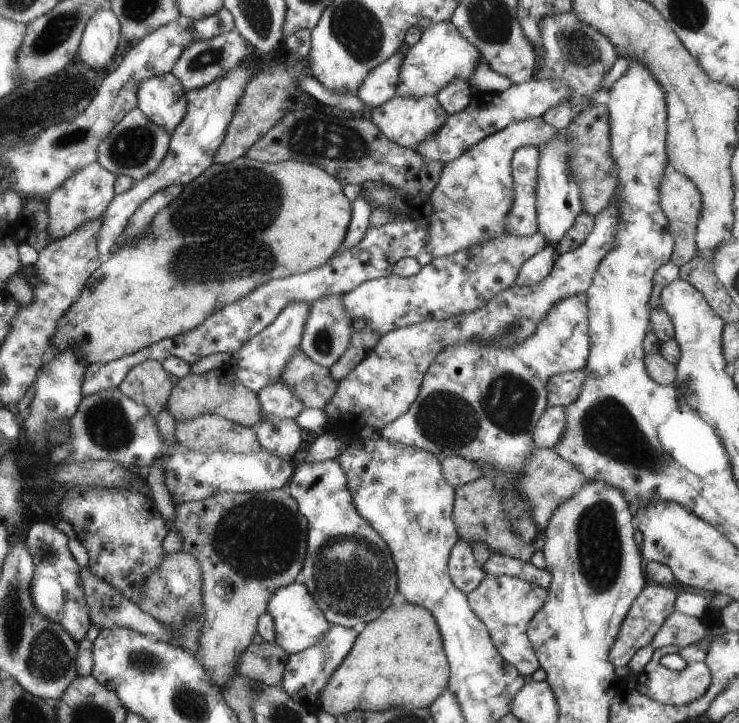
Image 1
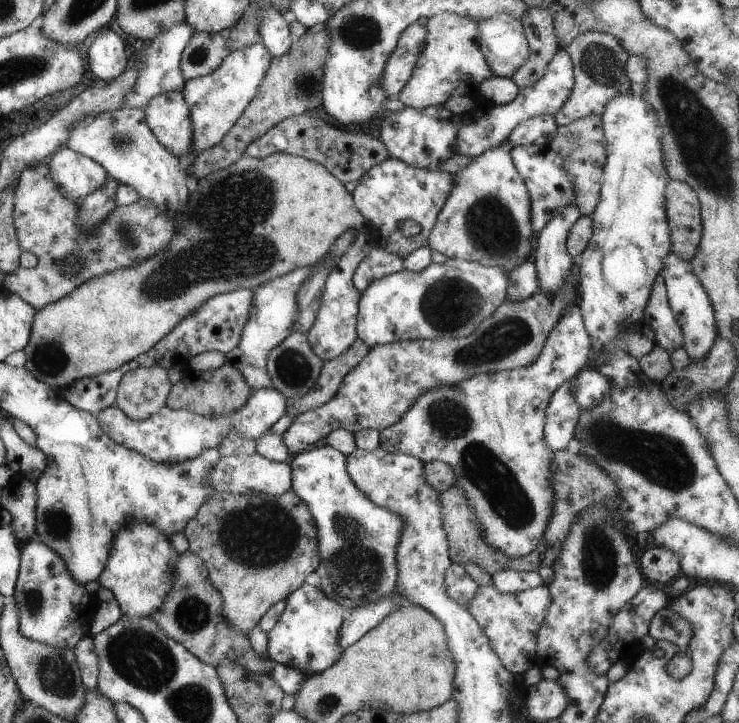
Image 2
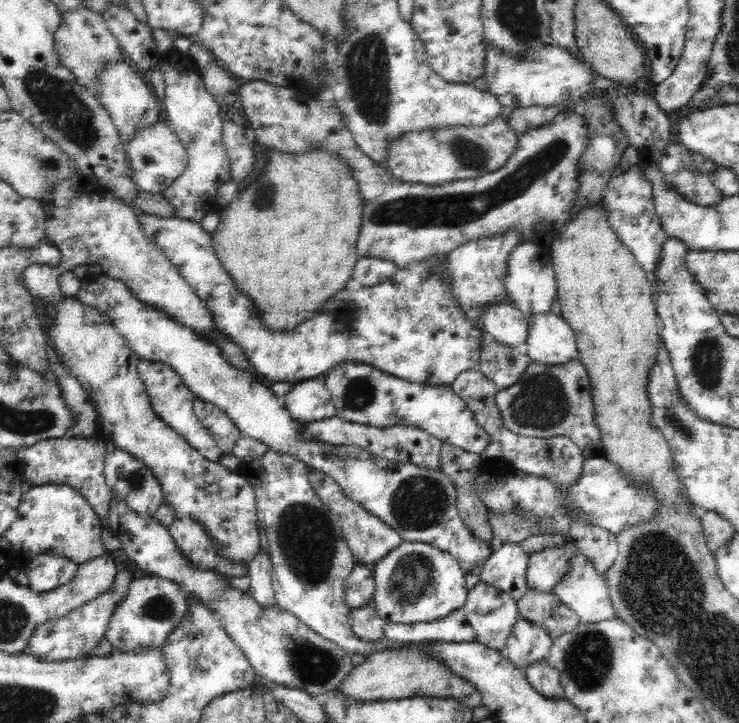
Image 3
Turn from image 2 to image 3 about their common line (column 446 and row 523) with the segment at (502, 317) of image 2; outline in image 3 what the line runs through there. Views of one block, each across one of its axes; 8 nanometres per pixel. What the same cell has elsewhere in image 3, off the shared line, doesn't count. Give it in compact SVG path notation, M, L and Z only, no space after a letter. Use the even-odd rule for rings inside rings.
M314 471L309 474L309 479L318 499L338 516L343 537L356 564L372 567L380 559L384 558L386 554L389 554L390 550L400 544L402 541L400 533L396 532L385 522L382 522L380 518L370 514L359 504L346 498L342 489L338 487L338 483L332 477Z

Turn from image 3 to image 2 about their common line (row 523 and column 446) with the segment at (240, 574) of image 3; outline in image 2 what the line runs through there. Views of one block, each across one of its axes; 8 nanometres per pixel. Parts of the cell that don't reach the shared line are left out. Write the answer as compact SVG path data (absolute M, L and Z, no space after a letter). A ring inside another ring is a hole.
M388 156L375 166L369 167L369 170L365 170L356 181L352 199L359 214L371 225L373 240L387 254L399 254L401 258L405 258L413 250L427 247L431 227L435 224L436 216L453 186L453 173L438 169L426 171L413 168ZM405 220L415 222L420 228L411 238L403 237L396 229L397 222Z

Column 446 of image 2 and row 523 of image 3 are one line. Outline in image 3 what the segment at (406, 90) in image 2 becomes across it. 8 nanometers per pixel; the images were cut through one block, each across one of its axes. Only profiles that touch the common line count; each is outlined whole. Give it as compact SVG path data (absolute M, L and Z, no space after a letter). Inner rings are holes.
M57 484L28 487L17 509L16 520L4 535L11 546L10 554L14 554L18 562L25 560L28 564L38 554L54 554L80 566L107 554L100 539L102 529L98 515L72 487Z

